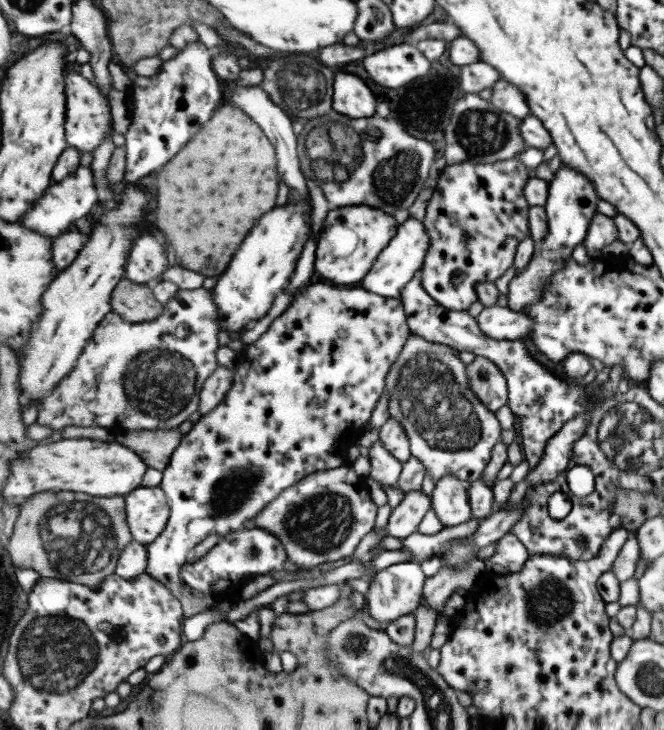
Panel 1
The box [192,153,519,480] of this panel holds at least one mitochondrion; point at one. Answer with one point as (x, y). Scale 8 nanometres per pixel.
(436, 404)

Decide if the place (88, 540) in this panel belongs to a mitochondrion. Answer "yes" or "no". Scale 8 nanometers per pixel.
yes

